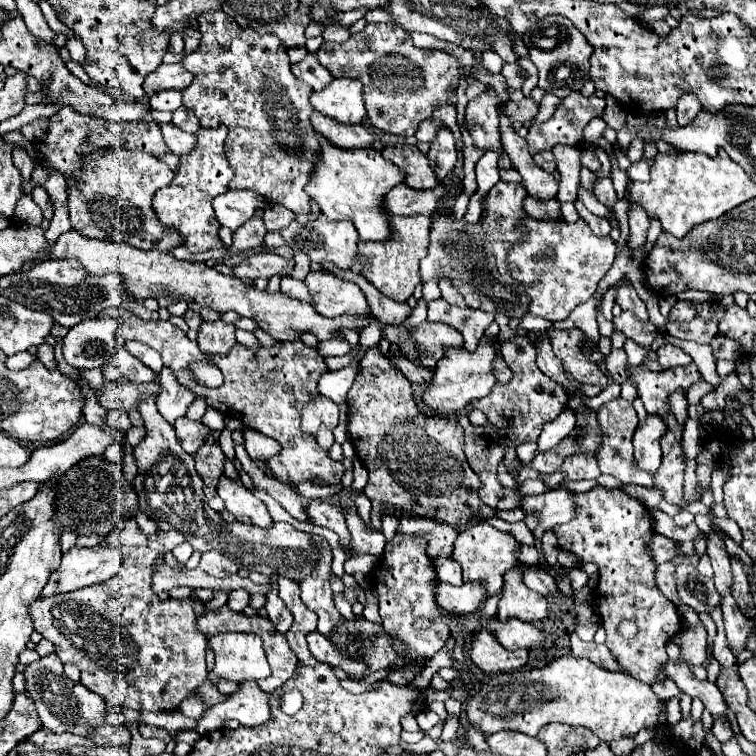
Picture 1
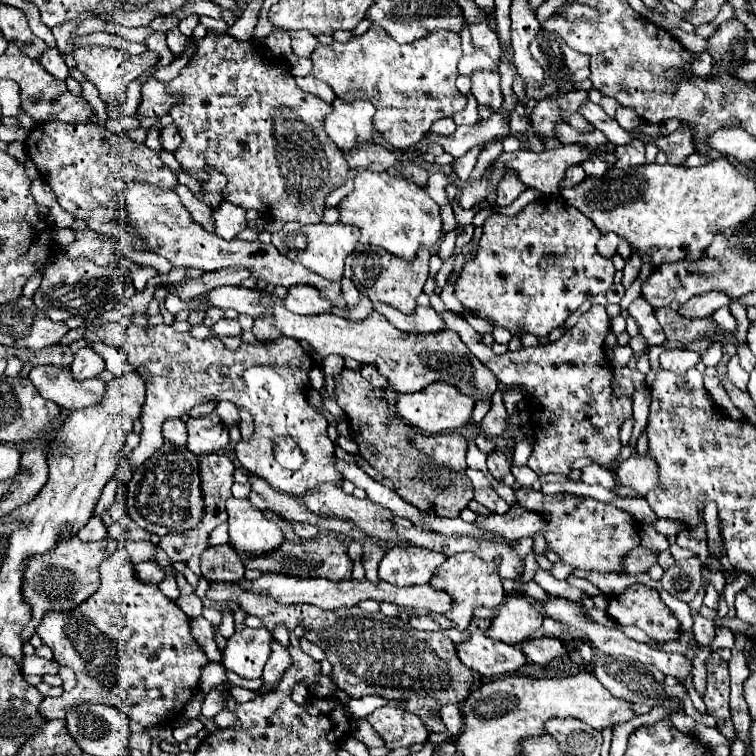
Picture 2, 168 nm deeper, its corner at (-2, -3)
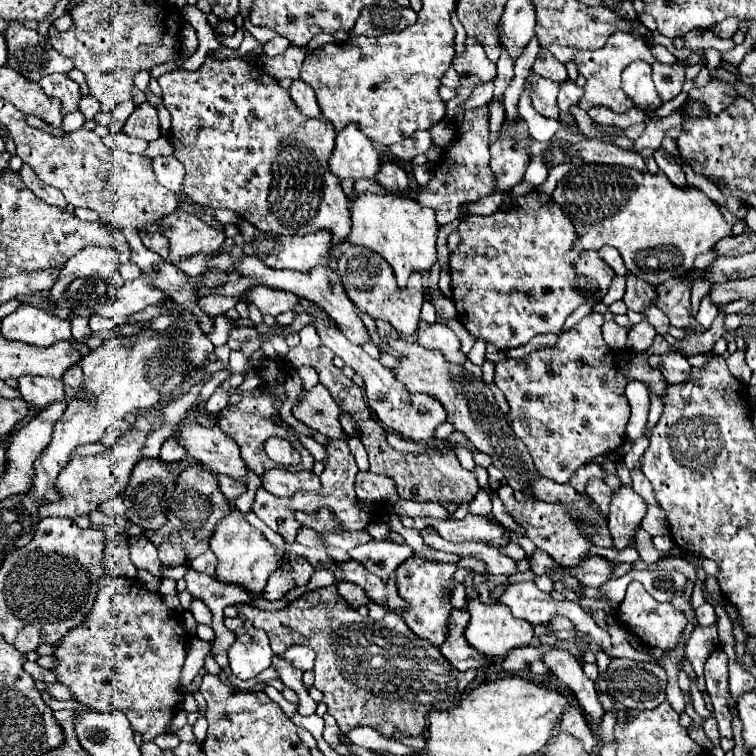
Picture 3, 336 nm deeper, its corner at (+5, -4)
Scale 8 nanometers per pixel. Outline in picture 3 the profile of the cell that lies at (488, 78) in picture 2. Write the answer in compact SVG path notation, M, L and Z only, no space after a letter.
M467 37L465 45L467 53L453 59L453 67L459 73L461 87L477 87L493 81L497 75L497 67L487 59L481 43L473 43L473 39Z

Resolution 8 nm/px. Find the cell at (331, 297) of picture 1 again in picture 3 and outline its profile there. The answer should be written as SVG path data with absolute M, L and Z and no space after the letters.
M263 285L253 287L247 293L247 301L255 303L261 309L261 313L269 313L273 317L277 317L279 313L285 313L285 311L291 311L295 305L299 305L297 295L287 293L287 291L269 289L269 287L263 287Z

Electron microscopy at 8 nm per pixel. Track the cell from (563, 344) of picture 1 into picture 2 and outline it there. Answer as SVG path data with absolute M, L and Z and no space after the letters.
M590 308L578 320L578 324L566 332L560 340L544 346L522 348L520 352L506 352L496 356L490 346L480 344L480 334L454 312L442 312L442 318L450 330L454 330L462 342L478 356L498 380L506 386L518 386L528 392L530 402L530 428L534 432L534 450L528 466L540 474L564 474L572 472L572 462L580 456L590 456L598 464L606 466L620 454L620 426L632 418L632 398L614 396L612 370L604 354L604 338L610 328L606 308Z

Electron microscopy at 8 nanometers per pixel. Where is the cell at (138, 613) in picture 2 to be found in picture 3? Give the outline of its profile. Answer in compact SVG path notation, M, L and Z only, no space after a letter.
M103 573L97 585L99 593L85 621L55 645L55 667L51 671L69 688L73 701L101 713L119 709L127 715L133 731L143 735L143 741L153 741L153 737L165 733L165 725L183 703L177 687L181 687L181 667L187 655L187 631L183 631L177 611L169 609L159 593L147 591L141 581Z

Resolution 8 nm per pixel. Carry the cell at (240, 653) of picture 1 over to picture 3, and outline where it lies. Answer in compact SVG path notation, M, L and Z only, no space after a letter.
M249 627L245 635L235 637L229 647L229 667L239 679L251 679L271 665L273 651L269 647L269 637L263 629Z

